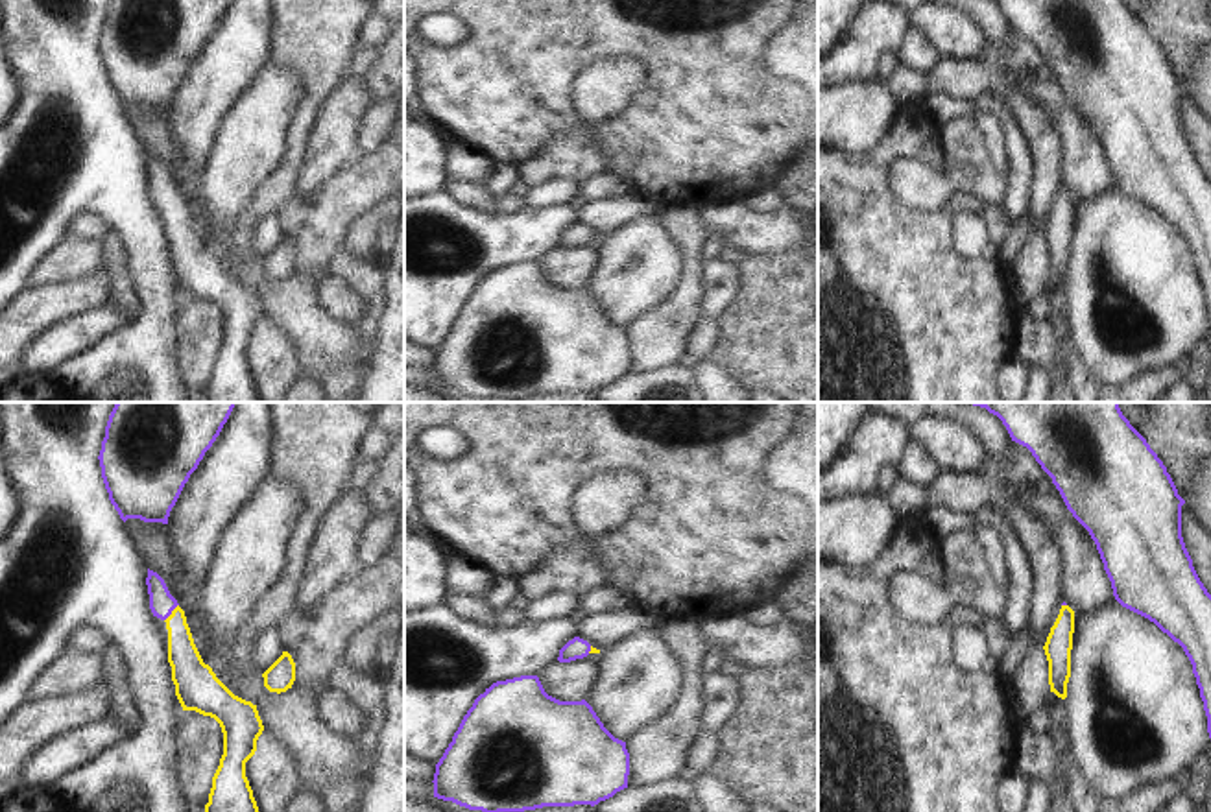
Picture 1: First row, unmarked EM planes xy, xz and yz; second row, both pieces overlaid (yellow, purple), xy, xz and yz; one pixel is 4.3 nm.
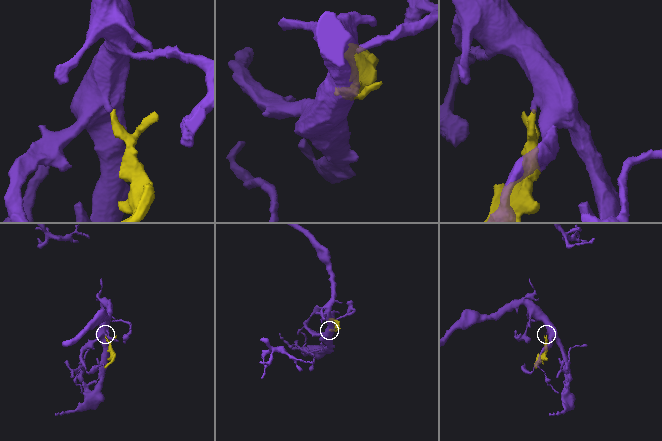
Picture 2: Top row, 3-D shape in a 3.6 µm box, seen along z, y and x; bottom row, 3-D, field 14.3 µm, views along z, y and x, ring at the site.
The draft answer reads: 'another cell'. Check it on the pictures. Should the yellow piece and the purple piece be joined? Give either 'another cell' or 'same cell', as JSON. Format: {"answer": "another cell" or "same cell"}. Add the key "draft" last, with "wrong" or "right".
{"answer": "same cell", "draft": "wrong"}

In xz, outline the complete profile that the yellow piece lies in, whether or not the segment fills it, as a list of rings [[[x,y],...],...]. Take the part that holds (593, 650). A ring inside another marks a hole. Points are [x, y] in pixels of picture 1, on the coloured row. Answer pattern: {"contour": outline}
{"contour": [[[574,637],[559,650],[559,663],[570,663],[576,659],[583,659],[589,653],[600,653],[600,650],[593,648],[587,640]]]}

